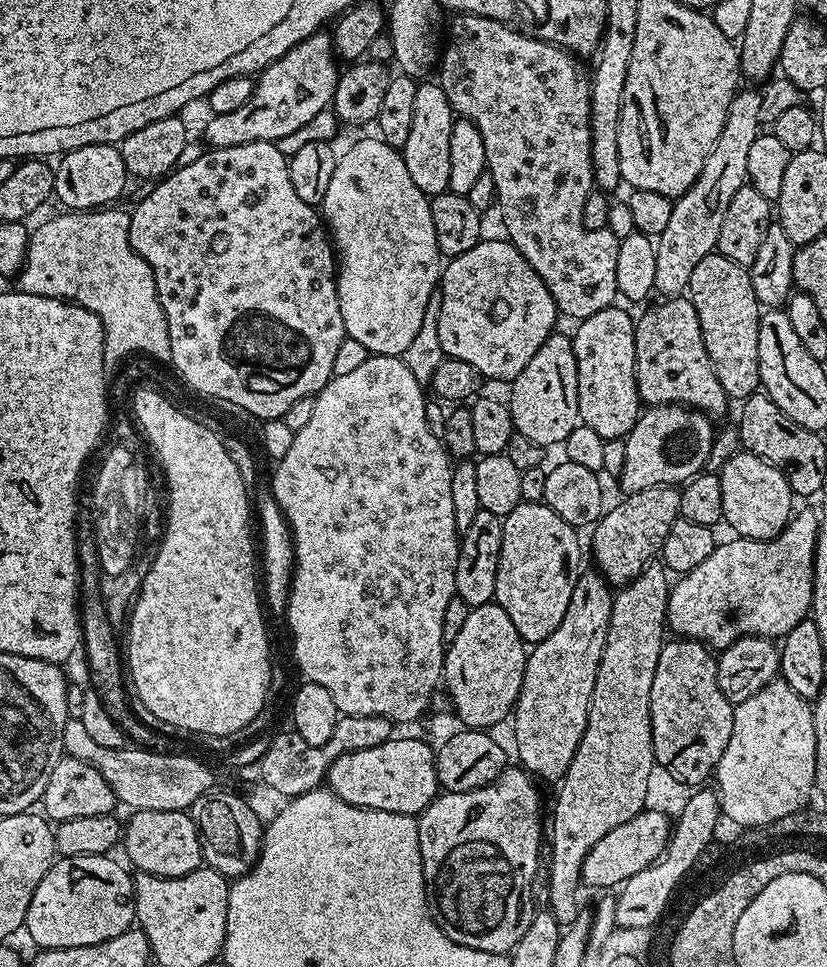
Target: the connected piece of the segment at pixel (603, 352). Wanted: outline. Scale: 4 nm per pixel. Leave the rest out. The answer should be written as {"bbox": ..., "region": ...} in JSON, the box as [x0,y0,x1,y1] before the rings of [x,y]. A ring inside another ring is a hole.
{"bbox":[571,306,642,440],"region":[[[613,306],[590,314],[590,318],[575,325],[576,333],[571,333],[572,353],[576,356],[578,370],[578,410],[583,424],[590,430],[598,430],[603,440],[618,440],[627,434],[638,422],[642,411],[642,401],[636,385],[636,320],[626,309]]]}

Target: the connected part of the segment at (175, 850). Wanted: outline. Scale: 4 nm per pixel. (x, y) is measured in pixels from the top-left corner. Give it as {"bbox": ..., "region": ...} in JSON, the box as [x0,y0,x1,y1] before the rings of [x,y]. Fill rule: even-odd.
{"bbox":[122,809,201,876],"region":[[[142,809],[131,815],[122,828],[122,849],[128,855],[127,863],[136,872],[148,872],[151,876],[185,876],[201,867],[200,830],[187,811]]]}

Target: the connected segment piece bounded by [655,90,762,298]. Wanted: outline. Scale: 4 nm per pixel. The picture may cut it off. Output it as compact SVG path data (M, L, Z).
M737 91L736 97L732 100L732 105L726 118L726 126L722 126L722 134L718 134L718 142L714 150L710 150L710 158L702 166L702 174L680 196L675 197L670 214L670 222L666 222L666 230L656 240L656 286L655 291L661 292L661 297L679 296L687 289L690 282L690 274L694 274L694 266L702 262L702 258L713 255L716 252L718 242L718 230L722 230L722 214L726 214L726 206L730 206L730 198L738 194L740 188L745 187L748 171L746 161L748 160L750 145L754 143L754 138L761 135L762 125L758 115L760 105L760 93Z

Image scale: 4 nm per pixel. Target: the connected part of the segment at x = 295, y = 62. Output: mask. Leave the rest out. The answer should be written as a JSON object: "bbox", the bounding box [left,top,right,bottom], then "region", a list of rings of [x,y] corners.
{"bbox":[203,31,341,148],"region":[[[327,31],[315,32],[310,38],[298,42],[282,58],[273,64],[267,64],[263,72],[255,77],[252,85],[252,97],[246,106],[233,110],[230,114],[218,114],[209,119],[209,124],[204,128],[203,143],[208,148],[225,148],[226,146],[242,146],[246,142],[262,142],[263,140],[277,141],[288,134],[301,130],[316,114],[321,114],[331,105],[334,98],[336,83],[340,77],[341,69],[338,65],[336,49],[332,46],[332,37]]]}

